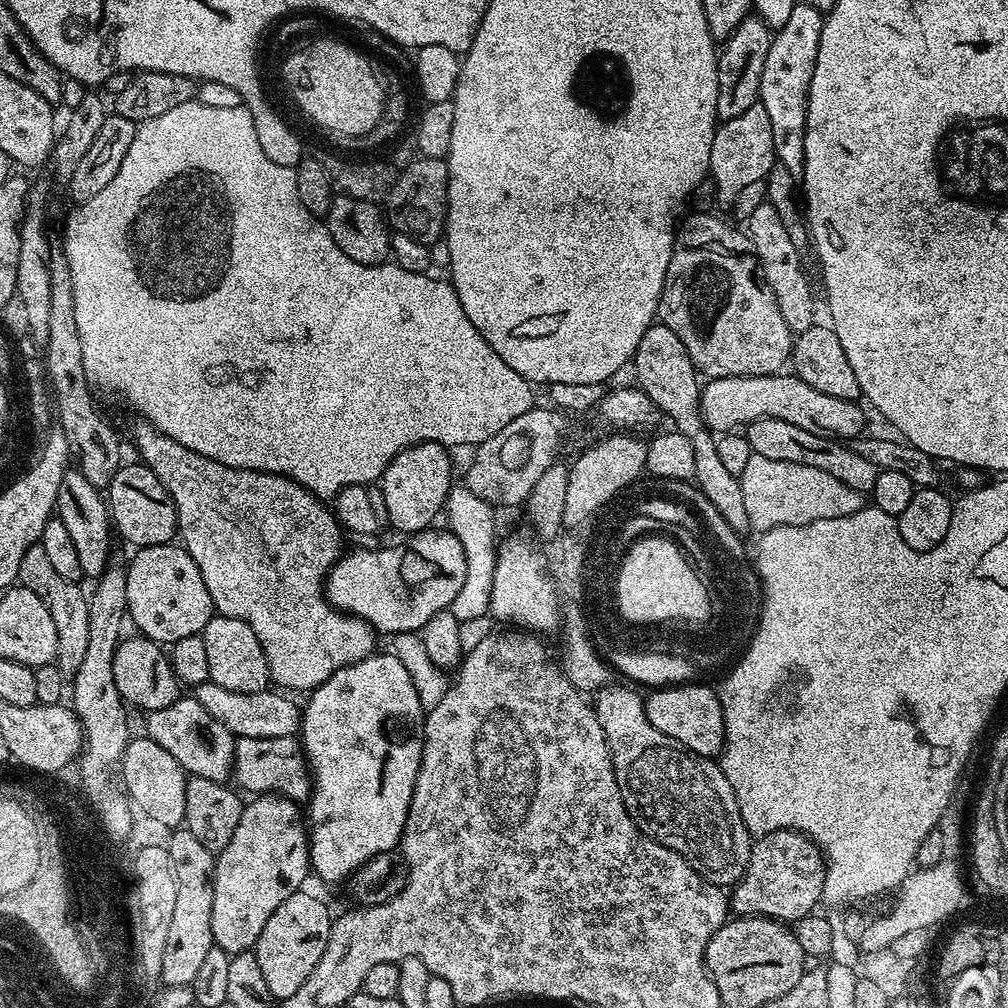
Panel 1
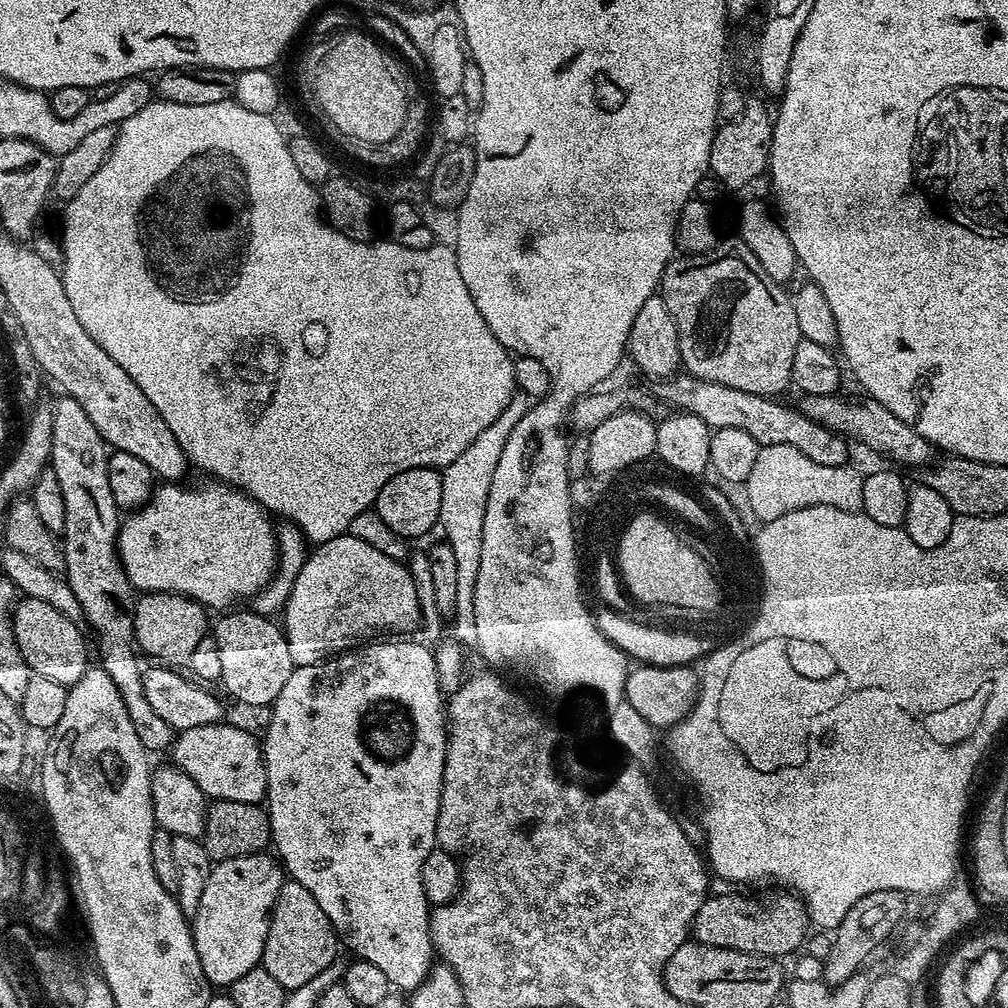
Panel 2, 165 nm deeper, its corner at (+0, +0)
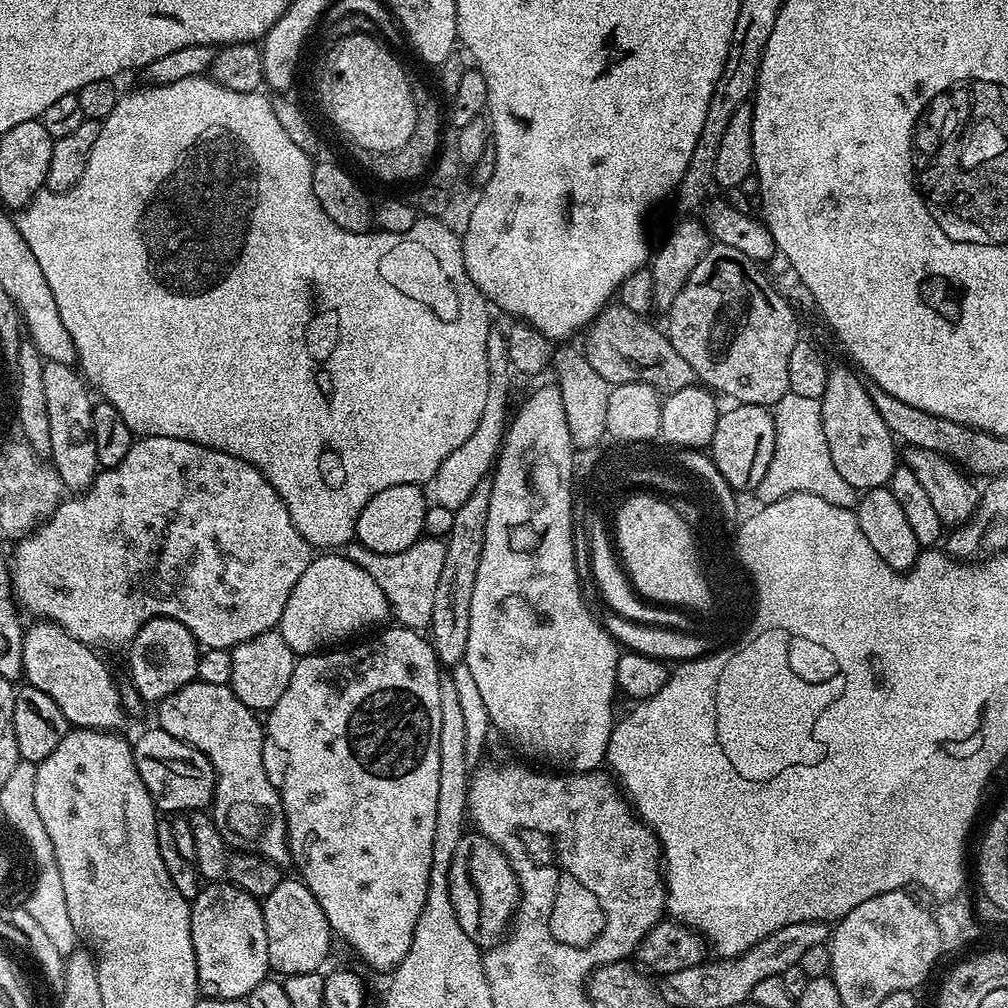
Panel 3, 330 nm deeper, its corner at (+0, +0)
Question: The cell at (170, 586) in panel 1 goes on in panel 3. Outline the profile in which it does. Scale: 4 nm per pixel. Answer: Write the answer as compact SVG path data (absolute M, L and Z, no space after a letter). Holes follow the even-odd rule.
M159 616L146 622L142 630L138 630L127 652L128 668L132 671L131 687L138 690L145 702L158 702L196 679L201 649L190 630L186 630L186 626L182 626L182 622L174 618Z

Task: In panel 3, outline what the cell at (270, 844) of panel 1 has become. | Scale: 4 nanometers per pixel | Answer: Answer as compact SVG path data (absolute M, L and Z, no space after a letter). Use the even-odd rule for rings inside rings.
M208 882L190 902L190 934L198 966L201 997L209 1000L242 1000L269 975L266 954L266 922L261 901L231 882Z

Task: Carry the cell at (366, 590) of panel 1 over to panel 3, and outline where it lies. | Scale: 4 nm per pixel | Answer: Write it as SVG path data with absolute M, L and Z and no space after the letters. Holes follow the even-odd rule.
M326 552L313 557L294 586L282 612L278 631L297 656L313 655L331 647L334 640L350 638L374 626L381 627L390 617L389 600L378 582L346 556Z

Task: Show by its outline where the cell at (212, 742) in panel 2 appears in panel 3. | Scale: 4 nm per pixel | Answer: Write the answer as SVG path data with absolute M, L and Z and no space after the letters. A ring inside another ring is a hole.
M158 726L151 727L134 740L132 753L134 766L138 766L138 774L154 802L157 813L191 814L207 809L211 805L212 795L216 792L216 771L210 758L206 758L202 750L166 734L166 730Z

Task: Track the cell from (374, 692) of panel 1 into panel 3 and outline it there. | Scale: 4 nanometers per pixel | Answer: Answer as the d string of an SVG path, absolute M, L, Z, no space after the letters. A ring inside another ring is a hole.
M388 626L380 633L381 636L349 652L323 650L313 655L301 655L297 659L290 686L286 686L286 694L278 698L273 708L267 709L262 762L270 782L280 791L288 827L290 860L293 865L296 863L300 867L299 879L312 891L314 898L318 898L318 906L322 906L326 922L333 933L339 939L341 936L370 967L388 974L399 966L402 958L406 958L406 950L410 950L410 942L414 942L414 926L418 926L418 914L422 914L422 906L426 902L434 846L434 814L438 814L438 730L442 727L438 694L442 665L431 643L425 637L423 640L420 637L423 635L417 629Z

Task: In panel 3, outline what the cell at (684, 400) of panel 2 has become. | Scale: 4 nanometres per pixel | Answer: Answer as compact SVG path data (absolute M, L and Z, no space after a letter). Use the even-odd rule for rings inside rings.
M622 303L605 304L582 336L582 351L588 357L590 366L594 366L594 370L598 370L598 374L602 374L610 386L642 382L654 386L661 394L667 394L697 383L690 362L686 362L686 358L674 350L661 329L659 332L654 325L644 320L647 319L641 313L626 310Z

